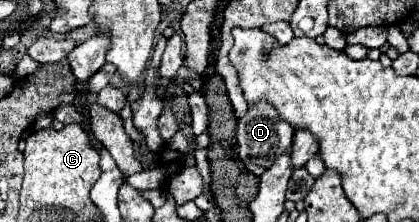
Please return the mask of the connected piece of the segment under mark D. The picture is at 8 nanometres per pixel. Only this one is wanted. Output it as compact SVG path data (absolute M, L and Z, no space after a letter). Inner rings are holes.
M257 103L257 107L249 107L247 113L237 123L237 143L239 143L239 159L243 165L257 177L261 177L275 161L281 157L289 145L293 143L293 127L283 119L277 119L277 111L269 107L269 103Z

